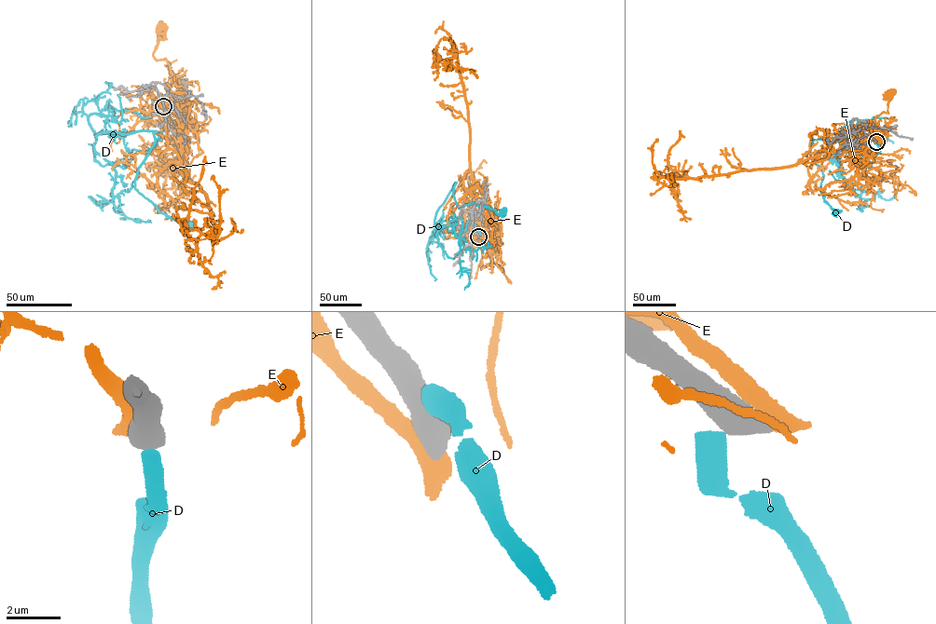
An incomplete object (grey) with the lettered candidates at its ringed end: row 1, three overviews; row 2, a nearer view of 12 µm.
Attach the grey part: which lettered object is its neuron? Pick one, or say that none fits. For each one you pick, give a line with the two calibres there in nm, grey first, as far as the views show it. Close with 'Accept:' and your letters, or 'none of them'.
Accept: none of them

